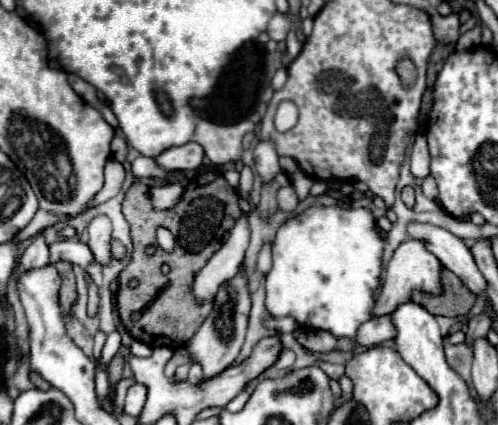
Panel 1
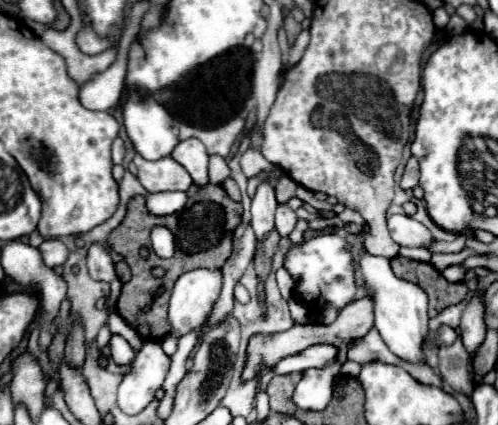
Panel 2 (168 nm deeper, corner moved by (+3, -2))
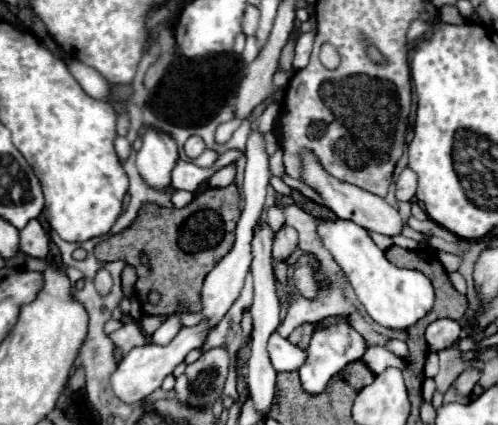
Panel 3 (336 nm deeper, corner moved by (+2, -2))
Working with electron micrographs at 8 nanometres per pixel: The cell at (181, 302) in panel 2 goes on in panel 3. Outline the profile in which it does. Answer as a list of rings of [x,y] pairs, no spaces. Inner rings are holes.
[[[176,317],[168,319],[166,323],[162,323],[156,329],[156,333],[152,335],[152,343],[156,343],[156,345],[168,345],[176,337],[176,333],[180,331],[180,327],[182,327],[182,323]]]

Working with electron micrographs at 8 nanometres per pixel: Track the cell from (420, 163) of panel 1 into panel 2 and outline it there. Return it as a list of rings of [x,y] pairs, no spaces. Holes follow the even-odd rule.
[[[411,157],[407,161],[407,167],[405,167],[405,173],[401,179],[401,187],[407,191],[407,189],[413,189],[417,183],[419,183],[419,161],[415,157]]]

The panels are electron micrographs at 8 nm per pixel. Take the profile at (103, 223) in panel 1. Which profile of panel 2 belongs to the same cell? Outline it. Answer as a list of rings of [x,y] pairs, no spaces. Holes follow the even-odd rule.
[[[91,243],[89,251],[87,251],[87,267],[89,267],[89,275],[95,281],[105,281],[111,285],[111,295],[117,299],[119,297],[119,289],[121,289],[121,281],[115,273],[115,265],[113,259],[109,255],[109,249],[101,243]]]

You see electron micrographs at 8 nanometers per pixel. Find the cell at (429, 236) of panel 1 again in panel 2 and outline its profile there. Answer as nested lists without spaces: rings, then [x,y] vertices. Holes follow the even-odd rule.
[[[391,215],[387,217],[387,225],[389,225],[389,231],[391,231],[391,237],[401,245],[401,247],[429,247],[435,239],[431,235],[431,231],[411,219],[409,215]]]

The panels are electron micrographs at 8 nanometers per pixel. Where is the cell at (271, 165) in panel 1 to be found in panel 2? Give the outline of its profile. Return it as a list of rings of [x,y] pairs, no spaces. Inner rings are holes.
[[[263,179],[257,185],[257,193],[255,193],[253,205],[251,205],[251,215],[253,215],[251,227],[255,229],[255,237],[257,239],[265,239],[265,235],[273,229],[275,207],[277,207],[275,191],[269,185],[269,179]]]

